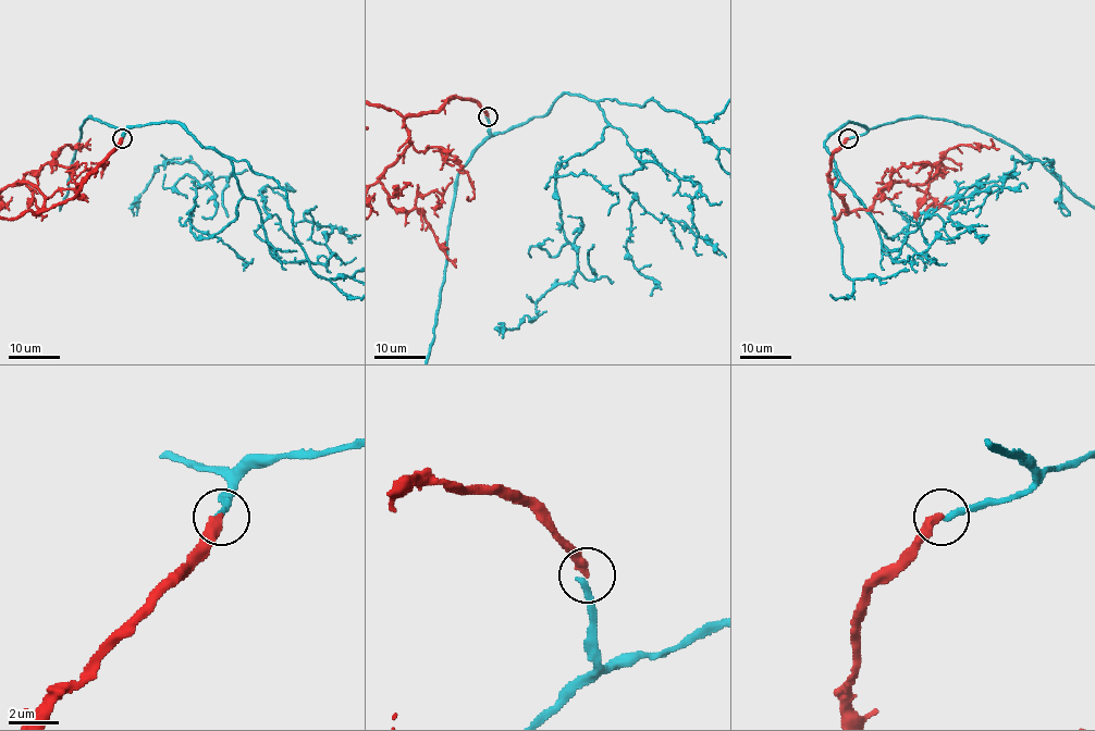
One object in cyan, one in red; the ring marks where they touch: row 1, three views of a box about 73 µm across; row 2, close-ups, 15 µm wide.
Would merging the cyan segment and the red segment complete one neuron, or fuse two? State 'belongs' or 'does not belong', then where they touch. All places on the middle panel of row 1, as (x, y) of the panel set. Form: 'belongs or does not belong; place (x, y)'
does not belong; place (488, 116)

